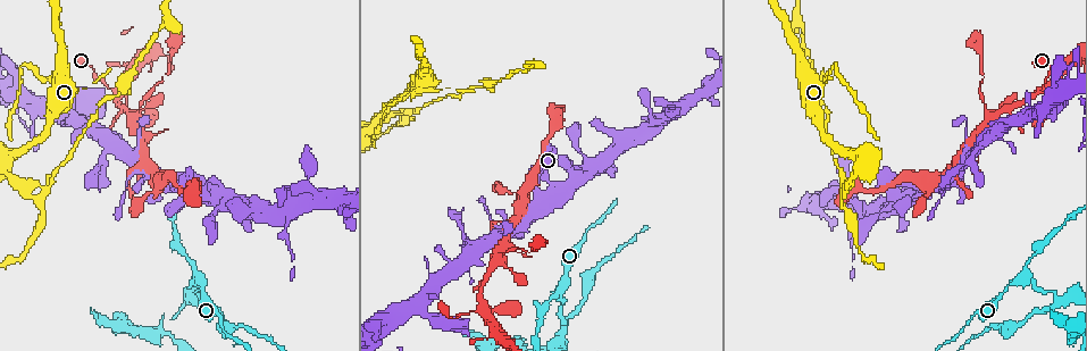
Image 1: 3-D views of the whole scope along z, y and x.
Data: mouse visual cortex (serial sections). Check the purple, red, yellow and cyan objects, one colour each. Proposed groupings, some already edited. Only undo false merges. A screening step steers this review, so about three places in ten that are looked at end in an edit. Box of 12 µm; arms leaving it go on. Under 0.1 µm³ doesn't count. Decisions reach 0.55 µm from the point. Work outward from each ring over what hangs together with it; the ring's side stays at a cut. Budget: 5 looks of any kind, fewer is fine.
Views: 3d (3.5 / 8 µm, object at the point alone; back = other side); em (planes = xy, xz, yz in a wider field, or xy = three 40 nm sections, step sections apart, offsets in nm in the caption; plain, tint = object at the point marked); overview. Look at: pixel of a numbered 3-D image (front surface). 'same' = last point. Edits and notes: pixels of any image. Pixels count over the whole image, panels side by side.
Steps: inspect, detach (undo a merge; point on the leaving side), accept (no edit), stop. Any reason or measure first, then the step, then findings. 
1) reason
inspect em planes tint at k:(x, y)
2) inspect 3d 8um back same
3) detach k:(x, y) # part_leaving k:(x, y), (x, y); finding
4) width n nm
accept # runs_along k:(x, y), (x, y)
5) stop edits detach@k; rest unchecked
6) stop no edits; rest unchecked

calibre changes
inspect 3d 8um at 1:(1040, 91)

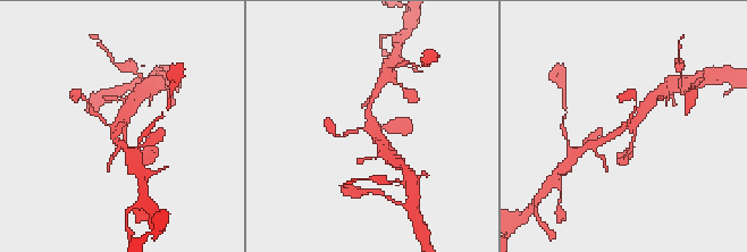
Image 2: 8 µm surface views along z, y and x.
inspect em xy step 2 tint at 2:(367, 130)

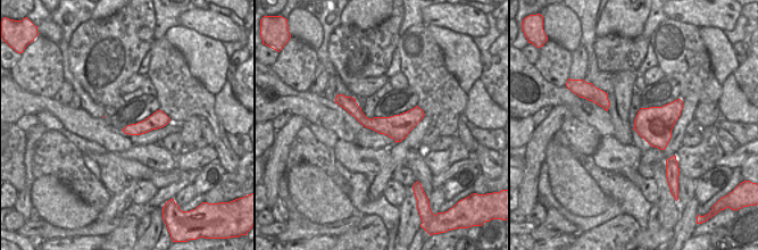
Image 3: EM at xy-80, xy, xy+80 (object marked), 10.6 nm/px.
accept # runs_along 3:(340, 100), (372, 124), (421, 115); one cell here

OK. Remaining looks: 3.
three-way junction
inspect 3d 3.5um at 1:(498, 258)

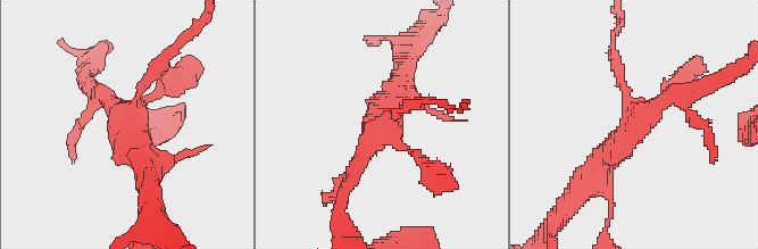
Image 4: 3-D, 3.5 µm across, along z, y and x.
need the tissue
inspect em xy step 3 tint at 4:(381, 129)

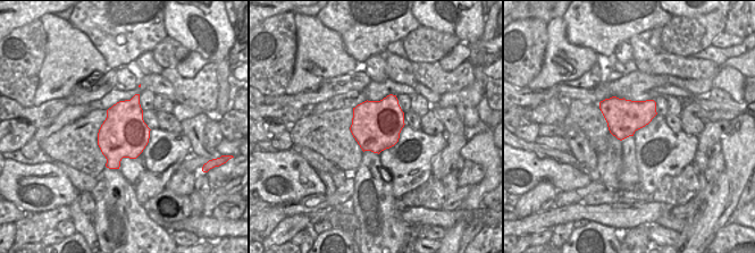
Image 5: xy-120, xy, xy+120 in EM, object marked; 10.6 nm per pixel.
another direction
inspect em xy step 1 tint same

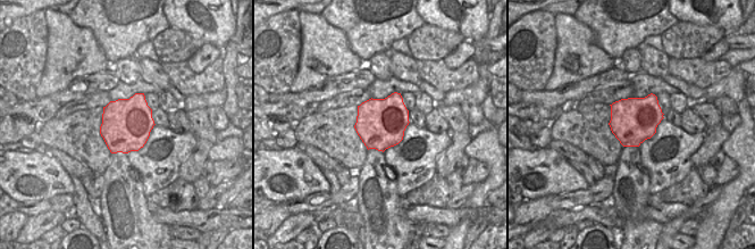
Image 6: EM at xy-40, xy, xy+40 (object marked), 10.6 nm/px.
accept # runs_along 4:(699, 90), (661, 100), (594, 174); one cell here

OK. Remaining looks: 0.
stop no edits; rest unchecked

